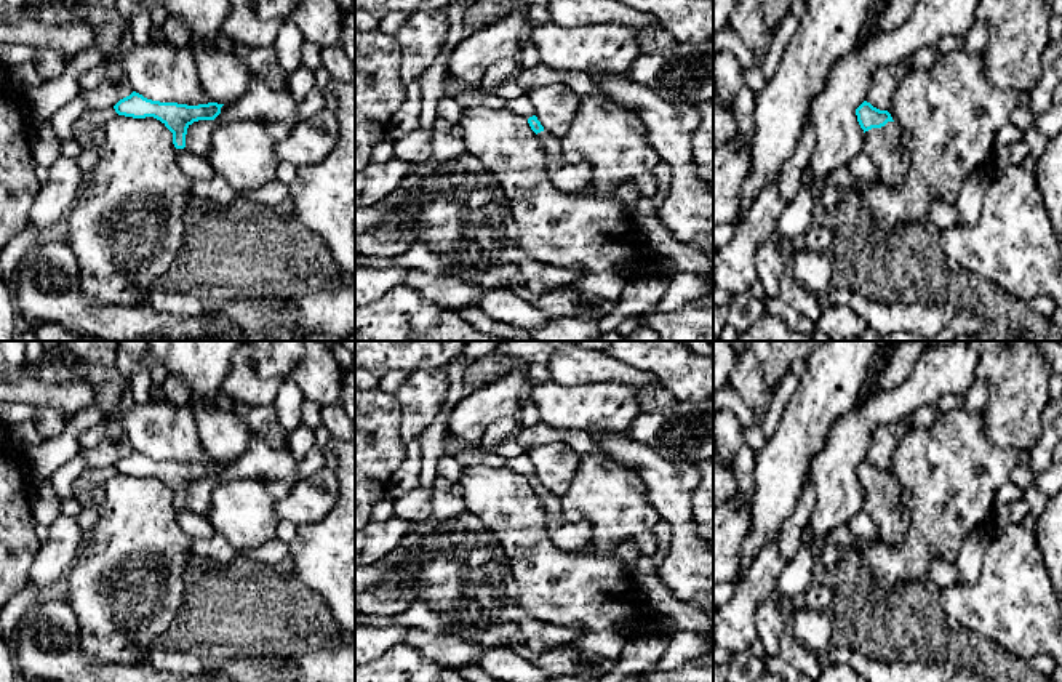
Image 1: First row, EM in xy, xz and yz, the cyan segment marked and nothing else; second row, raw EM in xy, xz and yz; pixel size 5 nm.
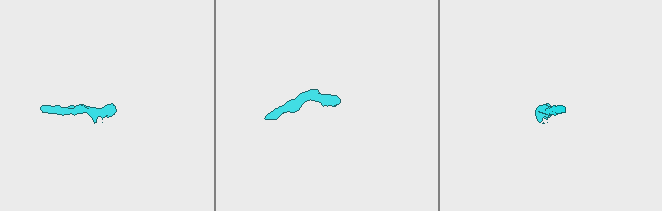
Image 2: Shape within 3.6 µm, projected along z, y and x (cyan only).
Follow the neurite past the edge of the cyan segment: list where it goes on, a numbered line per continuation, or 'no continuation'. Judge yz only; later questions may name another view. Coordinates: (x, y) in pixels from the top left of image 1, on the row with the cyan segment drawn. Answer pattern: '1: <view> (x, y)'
1: yz (886, 146)

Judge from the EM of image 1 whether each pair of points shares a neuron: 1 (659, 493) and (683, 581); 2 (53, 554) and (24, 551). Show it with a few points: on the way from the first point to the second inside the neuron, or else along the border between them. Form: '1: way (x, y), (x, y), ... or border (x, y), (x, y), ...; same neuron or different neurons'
1: way (680, 516), (683, 524), (683, 559); same neuron
2: border (42, 543), (26, 583); different neurons

